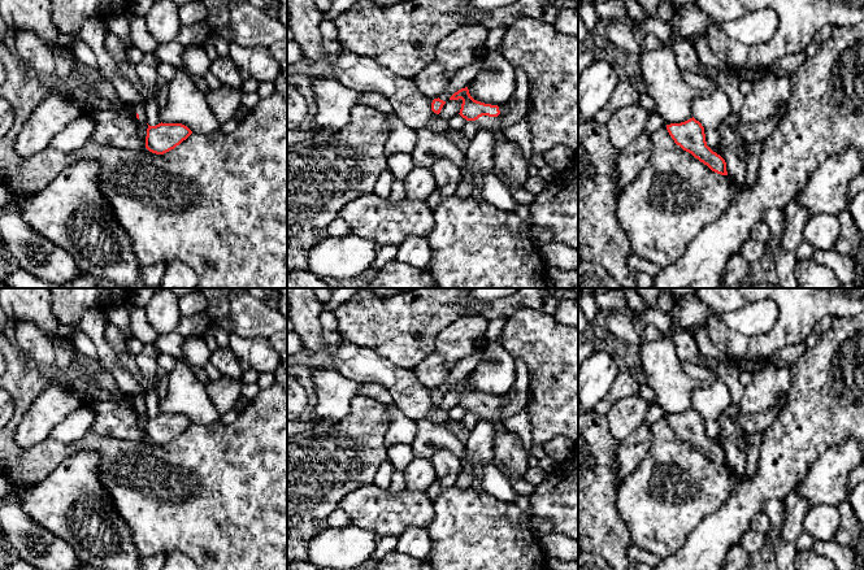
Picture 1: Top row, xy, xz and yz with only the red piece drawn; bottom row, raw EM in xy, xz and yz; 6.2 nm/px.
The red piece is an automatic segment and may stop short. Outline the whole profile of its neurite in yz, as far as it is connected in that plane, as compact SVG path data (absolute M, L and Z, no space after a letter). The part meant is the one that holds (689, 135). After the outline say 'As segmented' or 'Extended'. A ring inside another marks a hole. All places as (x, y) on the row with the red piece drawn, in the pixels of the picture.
M694 117L681 123L667 125L667 130L683 151L691 153L712 171L728 175L725 160L707 145L704 127Z. As segmented

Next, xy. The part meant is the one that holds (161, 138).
M159 123L147 129L146 148L156 155L164 155L183 140L186 140L192 131L182 123Z. As segmented

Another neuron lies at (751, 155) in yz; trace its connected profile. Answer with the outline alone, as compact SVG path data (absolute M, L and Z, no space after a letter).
M763 142L744 145L743 161L747 166L744 186L747 186L748 188L751 188L757 182L757 167L761 151L763 151Z

